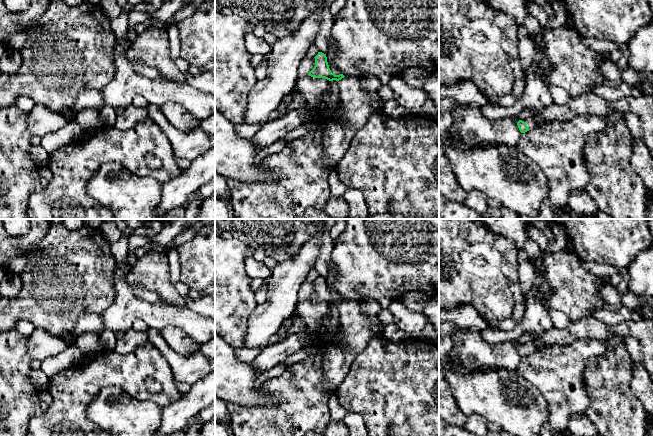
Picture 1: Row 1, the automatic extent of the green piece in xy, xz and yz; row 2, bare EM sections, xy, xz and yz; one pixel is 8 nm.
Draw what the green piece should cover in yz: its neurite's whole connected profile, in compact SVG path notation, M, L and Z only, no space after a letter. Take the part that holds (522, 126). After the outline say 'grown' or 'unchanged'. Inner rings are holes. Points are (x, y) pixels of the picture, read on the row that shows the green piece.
M593 93L569 98L568 102L559 106L552 104L539 111L538 118L530 118L517 122L521 133L532 130L543 123L554 121L568 121L580 115L598 115L603 117L613 110L636 114L641 120L642 140L646 144L653 158L653 95L625 96L614 102L609 102Z | grown

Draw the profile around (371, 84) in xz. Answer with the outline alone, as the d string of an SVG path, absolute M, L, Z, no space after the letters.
M364 74L360 77L362 88L370 95L373 105L373 112L378 113L382 109L384 99L378 94L378 90L382 83L377 76L372 74Z

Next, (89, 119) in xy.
M85 108L80 110L73 118L85 132L94 131L98 128L104 127L99 110L92 108Z

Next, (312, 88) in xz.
M307 75L298 77L296 86L304 96L308 106L316 107L320 97L328 89L329 82L325 78L315 78Z

